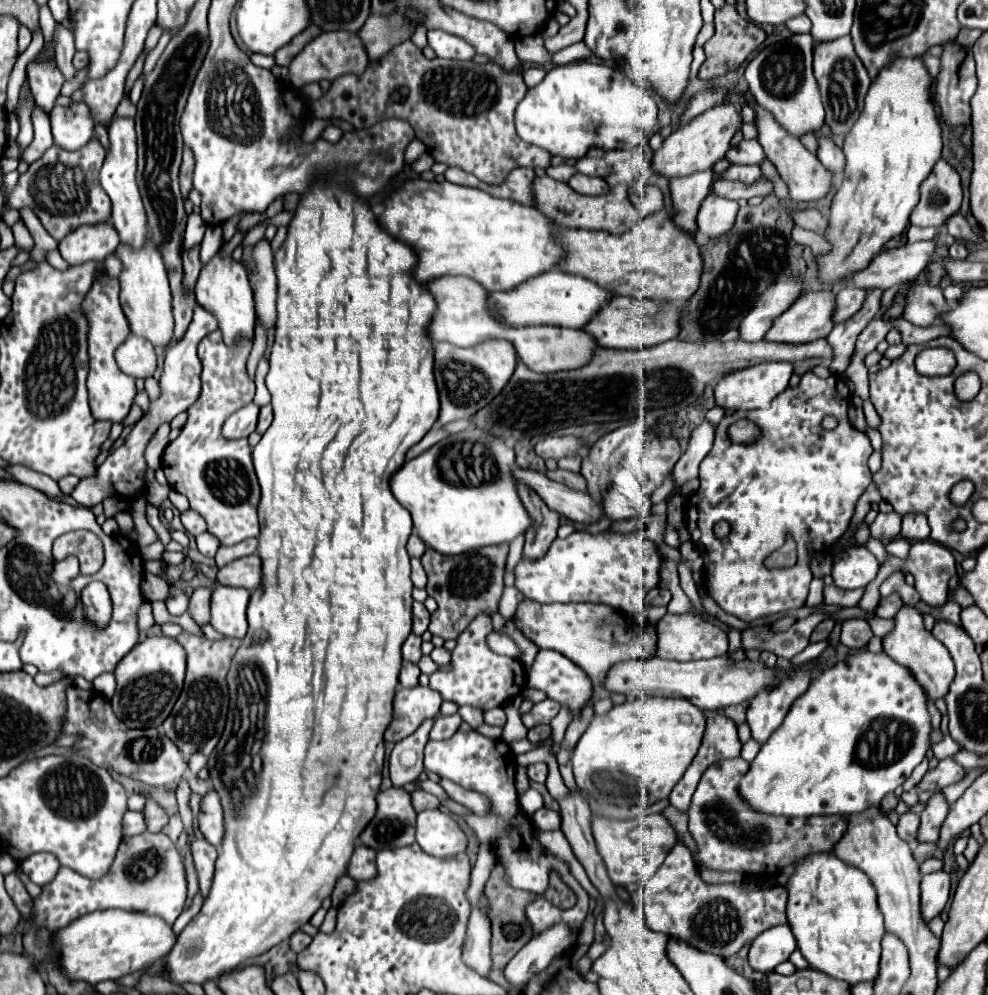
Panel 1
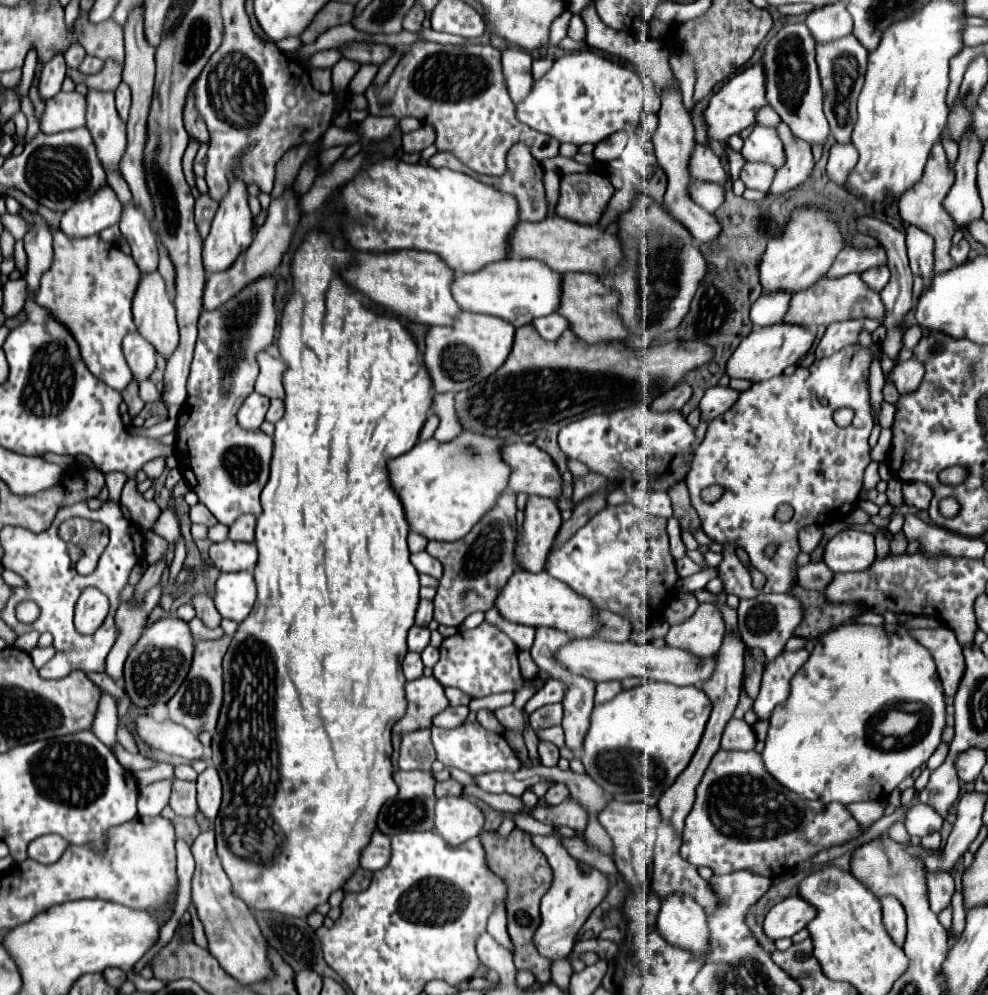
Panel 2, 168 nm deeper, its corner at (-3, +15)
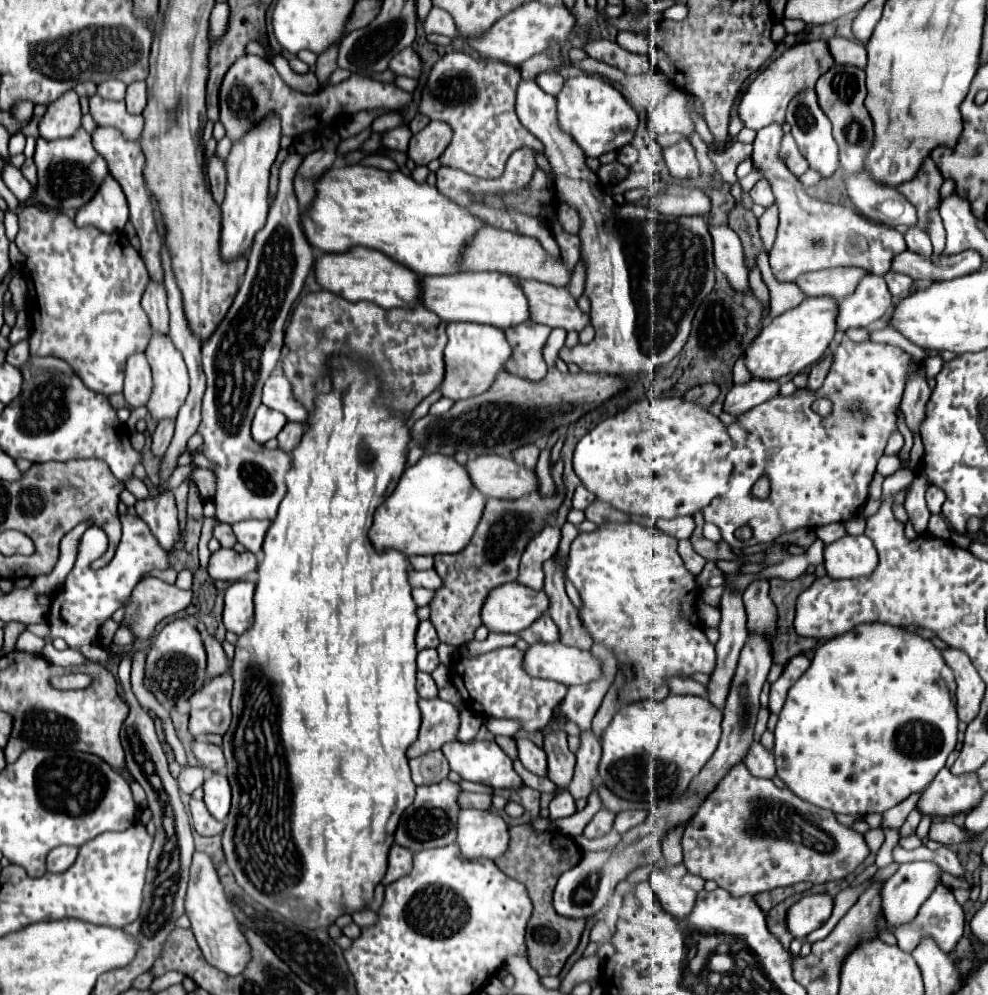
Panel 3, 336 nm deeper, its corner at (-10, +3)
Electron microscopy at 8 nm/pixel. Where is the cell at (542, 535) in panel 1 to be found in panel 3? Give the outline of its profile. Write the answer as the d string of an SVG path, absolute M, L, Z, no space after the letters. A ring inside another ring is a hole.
M548 525L538 533L522 553L520 561L520 573L518 573L518 583L526 585L530 589L540 591L544 587L544 571L542 565L546 559L554 557L556 549L560 543L560 531L554 525Z

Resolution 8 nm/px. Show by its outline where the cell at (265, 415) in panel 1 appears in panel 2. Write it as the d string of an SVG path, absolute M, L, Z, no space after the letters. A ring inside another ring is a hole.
M271 399L271 407L269 407L265 419L269 423L275 423L277 419L281 419L281 415L283 415L283 401L281 399Z

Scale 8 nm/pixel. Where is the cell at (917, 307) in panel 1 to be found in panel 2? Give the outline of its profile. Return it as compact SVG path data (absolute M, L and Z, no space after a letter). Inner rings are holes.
M915 225L907 227L907 249L909 249L909 263L915 277L921 277L925 289L931 285L935 273L935 241L925 231L917 229Z

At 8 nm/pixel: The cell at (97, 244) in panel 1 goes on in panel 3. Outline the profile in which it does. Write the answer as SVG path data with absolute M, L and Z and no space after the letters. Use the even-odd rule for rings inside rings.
M112 175L104 179L104 185L100 185L96 197L92 197L92 201L84 205L84 209L76 211L78 227L94 225L104 233L114 233L114 231L122 231L126 223L128 223L126 197Z

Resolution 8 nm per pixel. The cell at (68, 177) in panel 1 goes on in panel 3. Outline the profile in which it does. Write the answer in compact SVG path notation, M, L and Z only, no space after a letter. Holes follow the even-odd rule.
M78 129L76 135L56 141L38 139L34 161L38 167L38 187L36 187L36 199L42 205L48 205L52 209L68 211L68 209L80 209L86 205L98 187L102 185L104 177L108 175L108 167L104 157L96 153L92 147L90 135L84 129Z

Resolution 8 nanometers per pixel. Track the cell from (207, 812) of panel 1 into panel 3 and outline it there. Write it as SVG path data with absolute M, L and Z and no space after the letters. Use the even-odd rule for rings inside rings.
M208 773L204 781L204 803L212 817L224 821L230 811L230 785L224 773Z

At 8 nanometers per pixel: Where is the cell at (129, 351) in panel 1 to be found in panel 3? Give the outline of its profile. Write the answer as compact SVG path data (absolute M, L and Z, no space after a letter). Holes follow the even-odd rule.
M134 353L126 363L126 381L124 381L124 399L128 407L136 409L148 403L152 391L152 373L144 353Z

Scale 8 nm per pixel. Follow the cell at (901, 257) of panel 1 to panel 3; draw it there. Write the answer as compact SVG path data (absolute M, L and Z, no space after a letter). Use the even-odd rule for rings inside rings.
M834 267L834 269L822 269L814 273L804 273L804 277L798 277L794 283L798 289L808 297L820 297L830 295L842 301L846 295L850 295L858 281L866 275L866 271L858 267Z

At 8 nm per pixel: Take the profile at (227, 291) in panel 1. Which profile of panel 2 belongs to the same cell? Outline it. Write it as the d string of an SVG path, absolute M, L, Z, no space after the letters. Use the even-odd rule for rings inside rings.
M233 179L229 193L219 203L217 215L213 219L213 225L211 225L211 233L203 241L205 271L207 273L221 273L223 269L229 269L233 265L233 261L237 261L241 251L245 251L251 245L251 241L253 241L253 235L251 235L251 211L247 205L247 189L245 189L243 181Z

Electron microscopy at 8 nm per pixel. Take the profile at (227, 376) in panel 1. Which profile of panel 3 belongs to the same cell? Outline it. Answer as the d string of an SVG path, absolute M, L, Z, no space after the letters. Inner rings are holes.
M290 153L282 167L280 167L280 185L274 205L270 207L266 225L256 233L250 255L248 255L248 269L244 275L244 281L236 293L236 299L214 331L214 335L202 345L202 365L206 373L206 393L202 399L202 423L198 433L204 437L204 455L218 463L216 477L218 477L218 491L216 491L216 517L224 523L236 523L242 519L274 519L278 513L278 505L284 499L286 485L284 475L292 467L292 457L284 453L282 449L268 451L264 445L256 443L250 435L250 423L254 417L254 411L260 407L262 399L262 385L270 377L272 369L280 361L280 349L284 341L284 323L292 309L292 303L296 301L304 279L308 271L312 269L314 255L312 247L306 241L302 229L300 229L300 207L296 201L292 177L296 175L296 169L300 167L300 161L304 155Z

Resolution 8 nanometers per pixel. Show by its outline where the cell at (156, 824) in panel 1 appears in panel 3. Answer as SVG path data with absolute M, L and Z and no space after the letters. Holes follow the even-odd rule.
M192 799L192 801L190 801L190 815L192 815L192 825L194 825L194 829L196 829L200 835L220 835L220 833L224 831L224 823L222 823L222 821L216 821L216 819L208 813L204 801Z

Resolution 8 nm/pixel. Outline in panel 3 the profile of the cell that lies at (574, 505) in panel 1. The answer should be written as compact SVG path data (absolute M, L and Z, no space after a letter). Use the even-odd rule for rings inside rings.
M476 457L466 463L470 481L486 497L518 499L538 487L534 471L514 463L510 457Z

